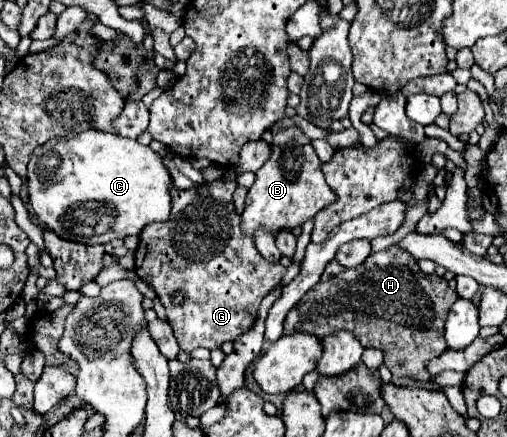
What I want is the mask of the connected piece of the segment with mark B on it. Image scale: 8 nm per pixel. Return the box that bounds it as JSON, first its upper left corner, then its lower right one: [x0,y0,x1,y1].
[241,126,335,234]

